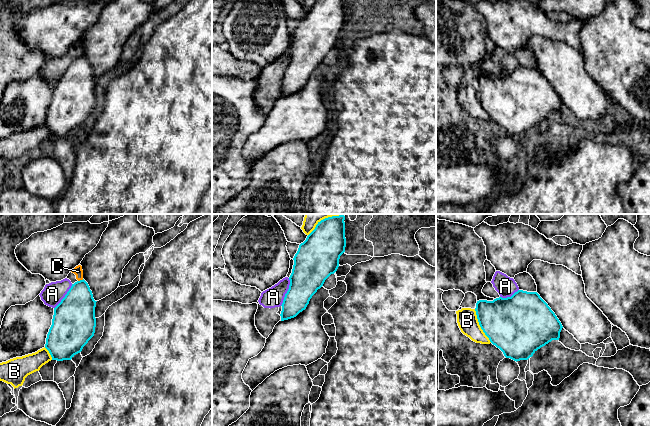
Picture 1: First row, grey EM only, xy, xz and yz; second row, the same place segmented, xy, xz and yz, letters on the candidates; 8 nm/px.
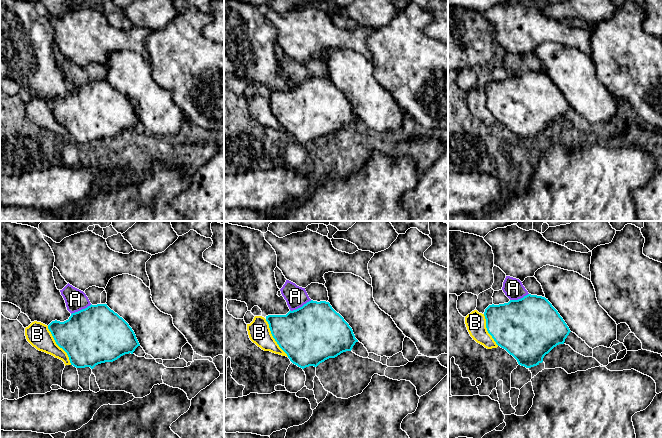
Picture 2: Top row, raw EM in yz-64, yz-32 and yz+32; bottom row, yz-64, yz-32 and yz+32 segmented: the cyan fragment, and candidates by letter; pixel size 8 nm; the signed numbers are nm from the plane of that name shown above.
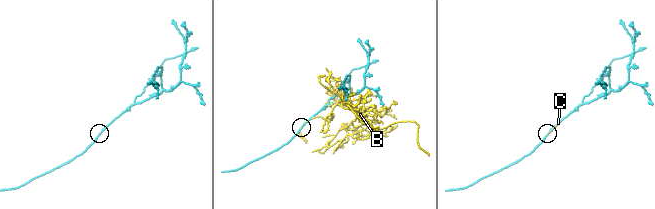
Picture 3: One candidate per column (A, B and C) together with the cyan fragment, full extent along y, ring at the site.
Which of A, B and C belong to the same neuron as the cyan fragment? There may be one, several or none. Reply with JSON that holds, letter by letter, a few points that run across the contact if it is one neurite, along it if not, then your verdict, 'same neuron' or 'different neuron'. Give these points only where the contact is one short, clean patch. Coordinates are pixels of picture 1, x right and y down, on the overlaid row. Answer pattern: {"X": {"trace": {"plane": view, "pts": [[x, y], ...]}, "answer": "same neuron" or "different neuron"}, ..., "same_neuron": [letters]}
{"A": {"answer": "different neuron"}, "B": {"answer": "different neuron"}, "C": {"answer": "different neuron"}, "same_neuron": []}

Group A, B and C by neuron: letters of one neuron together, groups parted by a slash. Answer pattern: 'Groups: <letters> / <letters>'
Groups: A C / B

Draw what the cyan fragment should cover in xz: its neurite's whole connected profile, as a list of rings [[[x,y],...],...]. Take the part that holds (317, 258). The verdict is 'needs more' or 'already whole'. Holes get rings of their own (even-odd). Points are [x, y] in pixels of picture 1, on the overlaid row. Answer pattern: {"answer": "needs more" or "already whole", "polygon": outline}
{"answer": "already whole", "polygon": [[[343,214],[321,220],[299,245],[293,258],[289,289],[281,305],[281,321],[305,310],[325,280],[337,271],[346,247],[344,220]]]}

